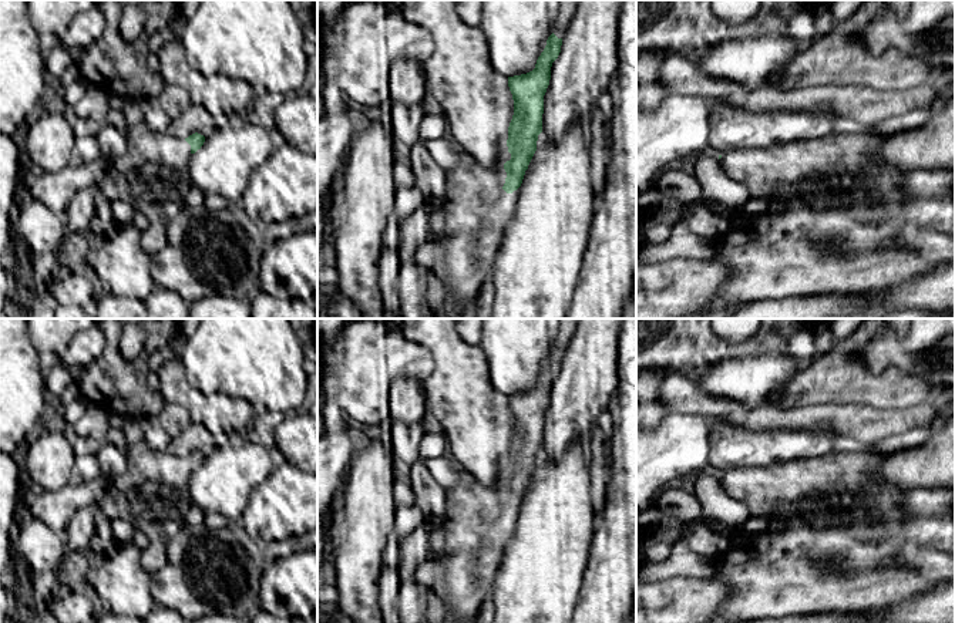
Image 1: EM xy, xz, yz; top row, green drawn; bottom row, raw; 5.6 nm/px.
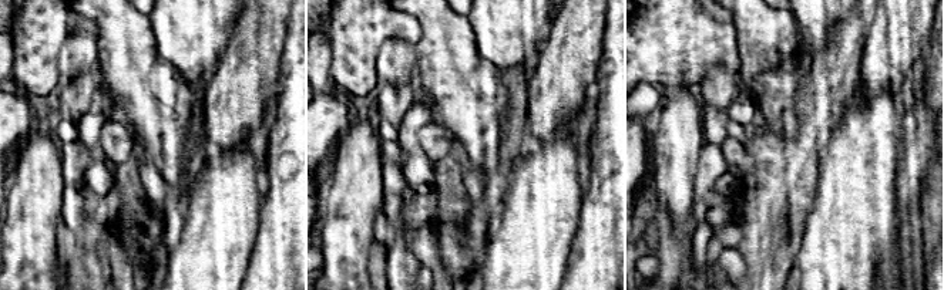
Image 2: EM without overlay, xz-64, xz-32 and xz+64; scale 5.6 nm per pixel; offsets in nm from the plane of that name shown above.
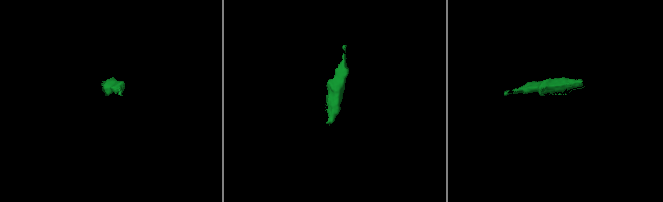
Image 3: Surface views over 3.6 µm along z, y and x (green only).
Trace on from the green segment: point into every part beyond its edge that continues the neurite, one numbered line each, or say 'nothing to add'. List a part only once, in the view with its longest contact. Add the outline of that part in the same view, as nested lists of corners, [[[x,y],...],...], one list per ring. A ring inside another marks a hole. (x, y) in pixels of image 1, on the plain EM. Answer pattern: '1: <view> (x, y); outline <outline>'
1: xz (567, 327); outline [[[578,319],[559,320],[556,339],[552,350],[558,357],[562,357],[564,353],[566,351],[566,347],[575,334],[576,324],[578,324]]]
2: xz (470, 559); outline [[[463,469],[457,485],[445,494],[443,525],[447,539],[438,558],[445,586],[440,600],[447,612],[445,619],[467,623],[491,596],[502,560],[495,533],[510,515],[502,508],[505,496],[504,482],[485,486]]]

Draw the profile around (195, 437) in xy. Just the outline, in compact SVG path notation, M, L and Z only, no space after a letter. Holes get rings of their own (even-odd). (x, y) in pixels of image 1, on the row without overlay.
M191 422L186 425L178 437L172 438L167 454L188 457L198 451L205 457L209 455L216 447L225 447L233 440L225 432L209 432L202 424Z

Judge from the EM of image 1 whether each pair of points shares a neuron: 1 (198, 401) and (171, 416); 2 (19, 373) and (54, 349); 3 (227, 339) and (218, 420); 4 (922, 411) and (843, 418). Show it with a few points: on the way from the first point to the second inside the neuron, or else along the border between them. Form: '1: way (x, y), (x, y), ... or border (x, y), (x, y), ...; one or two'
1: border (165, 401), (180, 404), (192, 418); two
2: border (27, 333), (32, 346), (44, 359); two
3: border (190, 383), (207, 394), (244, 397), (252, 406); two
4: way (903, 421), (863, 421); one

